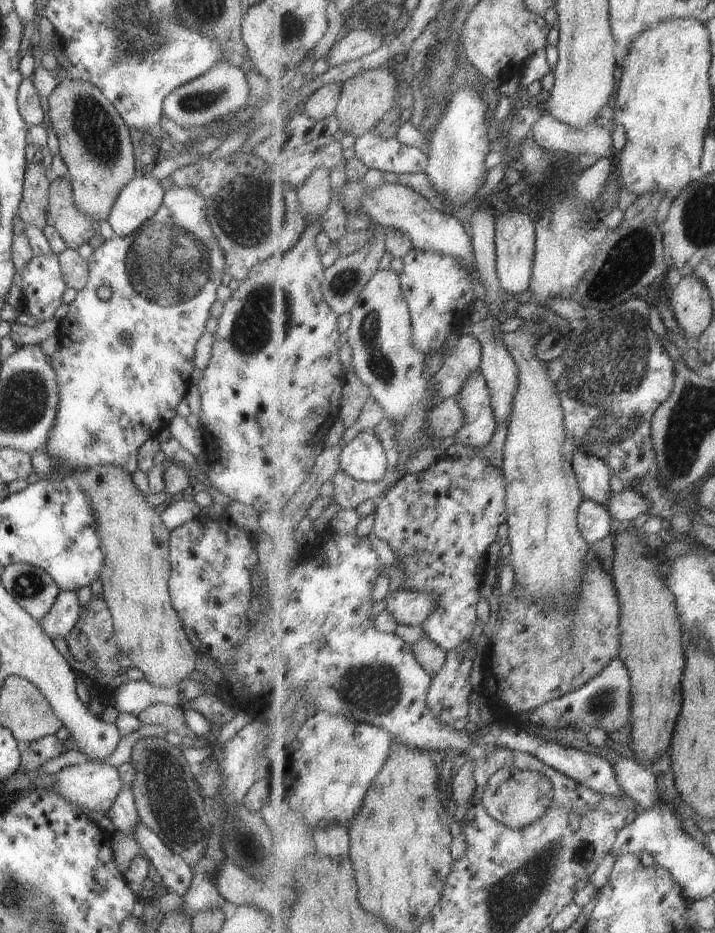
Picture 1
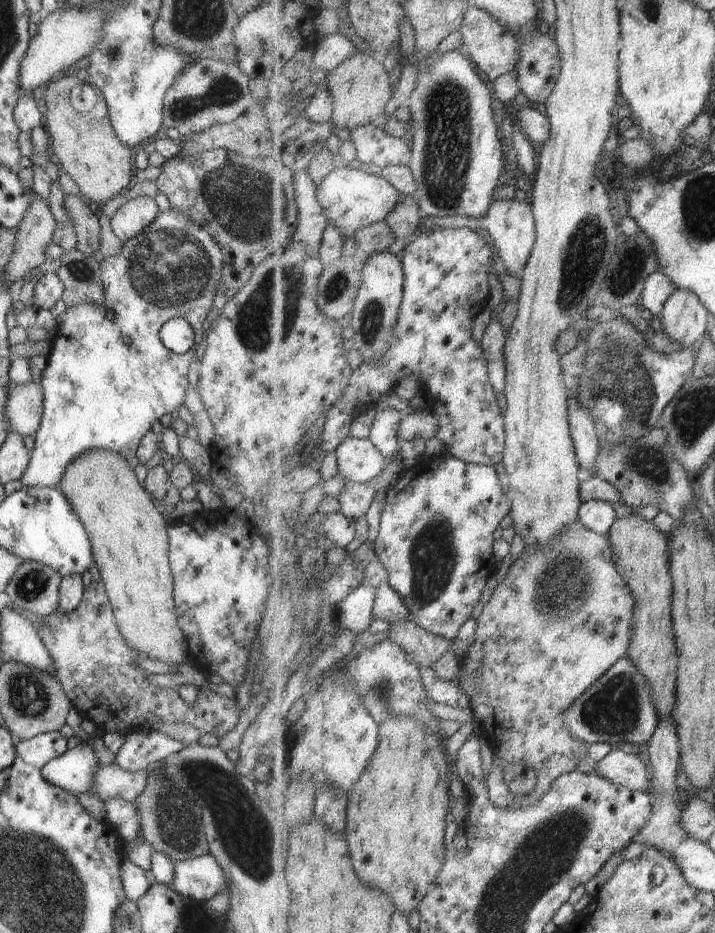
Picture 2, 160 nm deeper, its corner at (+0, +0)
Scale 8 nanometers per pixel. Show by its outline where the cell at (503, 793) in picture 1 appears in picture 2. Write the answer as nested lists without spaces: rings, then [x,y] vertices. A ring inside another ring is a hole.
[[[577,520],[571,524],[563,534],[555,537],[552,545],[543,547],[538,551],[531,551],[525,548],[521,556],[515,560],[508,568],[504,579],[496,585],[492,594],[492,599],[482,606],[480,616],[476,619],[477,630],[475,640],[466,650],[466,655],[462,656],[459,662],[459,672],[454,684],[469,698],[469,706],[473,711],[473,717],[479,723],[480,736],[487,739],[494,750],[495,764],[488,776],[488,789],[490,790],[490,799],[502,809],[519,809],[536,805],[547,794],[553,786],[553,783],[564,774],[571,774],[573,771],[579,771],[585,760],[590,760],[589,744],[583,742],[579,737],[569,730],[565,722],[565,713],[571,710],[578,698],[587,692],[606,672],[615,666],[619,660],[628,656],[631,639],[634,634],[635,624],[635,597],[632,594],[630,586],[623,580],[622,574],[619,574],[618,567],[614,561],[614,551],[612,550],[610,538],[608,535],[599,534],[594,530],[588,529],[583,522]],[[521,760],[523,765],[529,765],[537,774],[537,783],[535,789],[527,795],[520,795],[511,792],[511,785],[506,784],[507,778],[503,776],[503,767],[505,761],[511,762]]]

